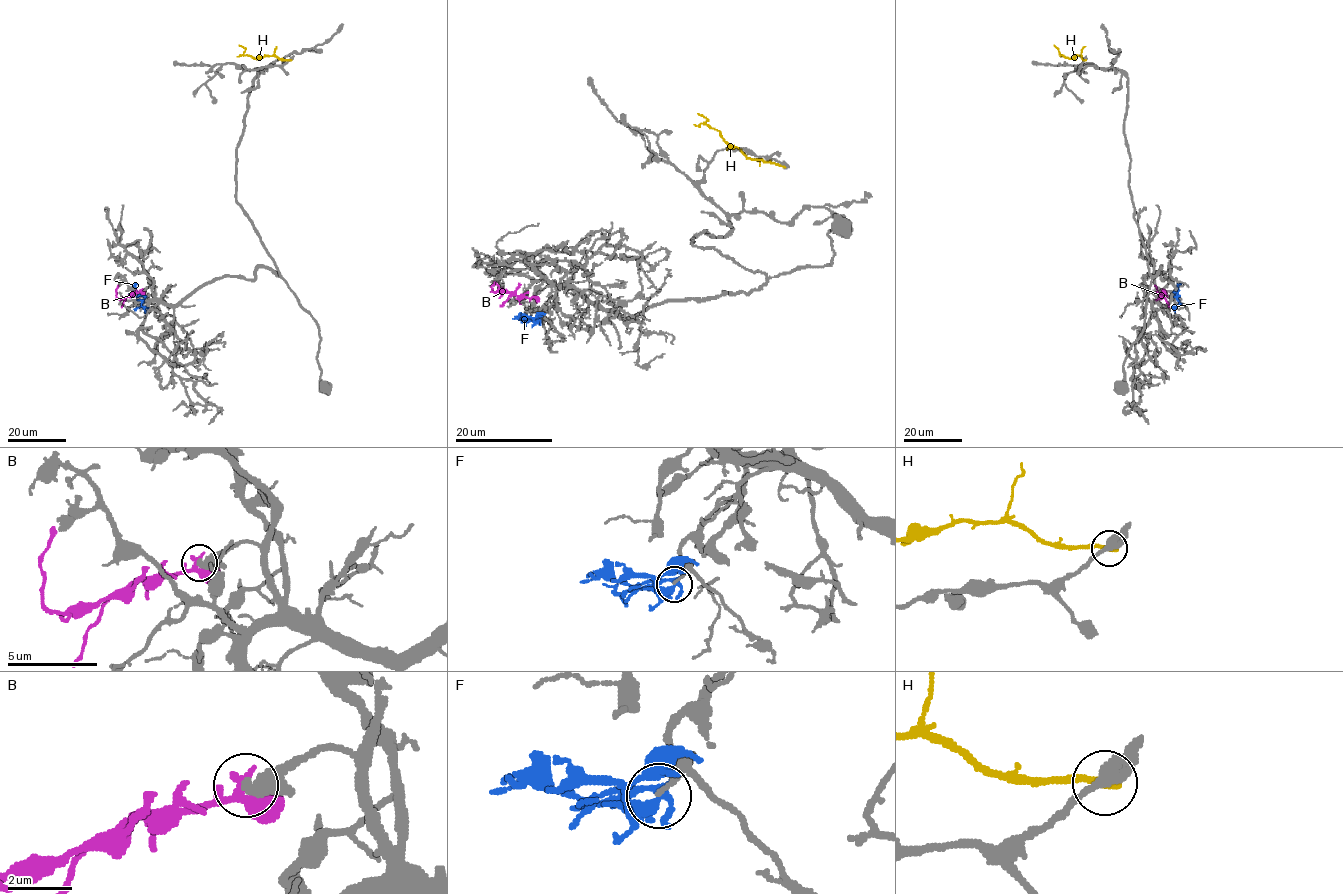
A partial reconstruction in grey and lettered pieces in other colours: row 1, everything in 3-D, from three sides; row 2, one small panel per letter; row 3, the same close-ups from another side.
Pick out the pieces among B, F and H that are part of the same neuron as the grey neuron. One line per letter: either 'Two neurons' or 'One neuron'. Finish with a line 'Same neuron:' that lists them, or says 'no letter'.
B: Two neurons
F: Two neurons
H: Two neurons
Same neuron: no letter

